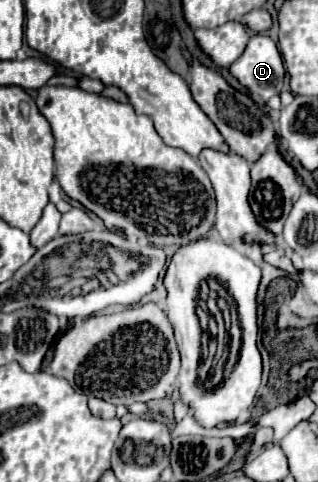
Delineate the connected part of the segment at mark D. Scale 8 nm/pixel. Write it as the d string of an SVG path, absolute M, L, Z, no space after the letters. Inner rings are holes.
M267 34L251 36L243 56L231 64L229 72L247 86L251 94L269 100L283 88L285 68L275 42Z

